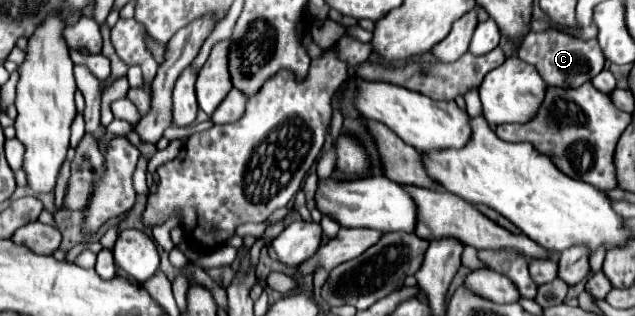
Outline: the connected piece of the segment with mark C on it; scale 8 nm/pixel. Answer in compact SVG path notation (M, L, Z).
M549 28L543 32L529 32L527 38L523 40L523 44L517 50L519 58L533 64L541 76L545 78L545 82L549 86L557 86L557 88L575 88L581 86L589 80L593 80L605 64L605 56L597 44L597 40L581 40L575 36L569 36L557 28Z

